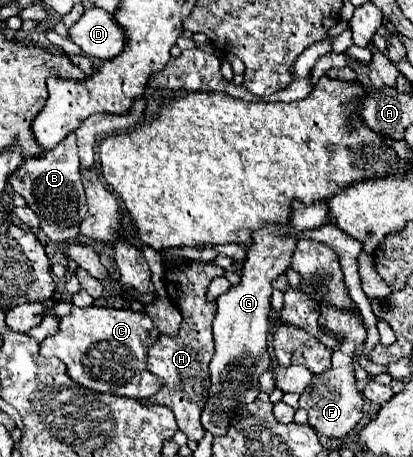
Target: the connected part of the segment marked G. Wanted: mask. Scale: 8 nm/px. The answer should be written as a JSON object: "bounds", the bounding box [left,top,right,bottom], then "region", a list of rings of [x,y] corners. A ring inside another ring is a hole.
{"bounds":[202,202,328,436],"region":[[[318,202],[312,206],[294,204],[294,216],[290,216],[290,224],[286,228],[264,228],[262,232],[258,232],[258,236],[254,236],[254,244],[248,248],[248,256],[242,266],[240,282],[236,286],[230,286],[226,294],[216,298],[218,304],[218,314],[214,318],[216,352],[210,362],[212,386],[208,390],[208,402],[202,412],[202,426],[214,436],[224,436],[232,414],[240,406],[254,402],[254,398],[260,392],[258,378],[266,368],[270,368],[272,362],[268,352],[268,328],[270,328],[268,314],[270,314],[270,296],[272,296],[270,282],[290,266],[290,252],[294,250],[296,244],[296,240],[290,236],[300,230],[318,228],[326,222],[328,222],[326,202]]]}

